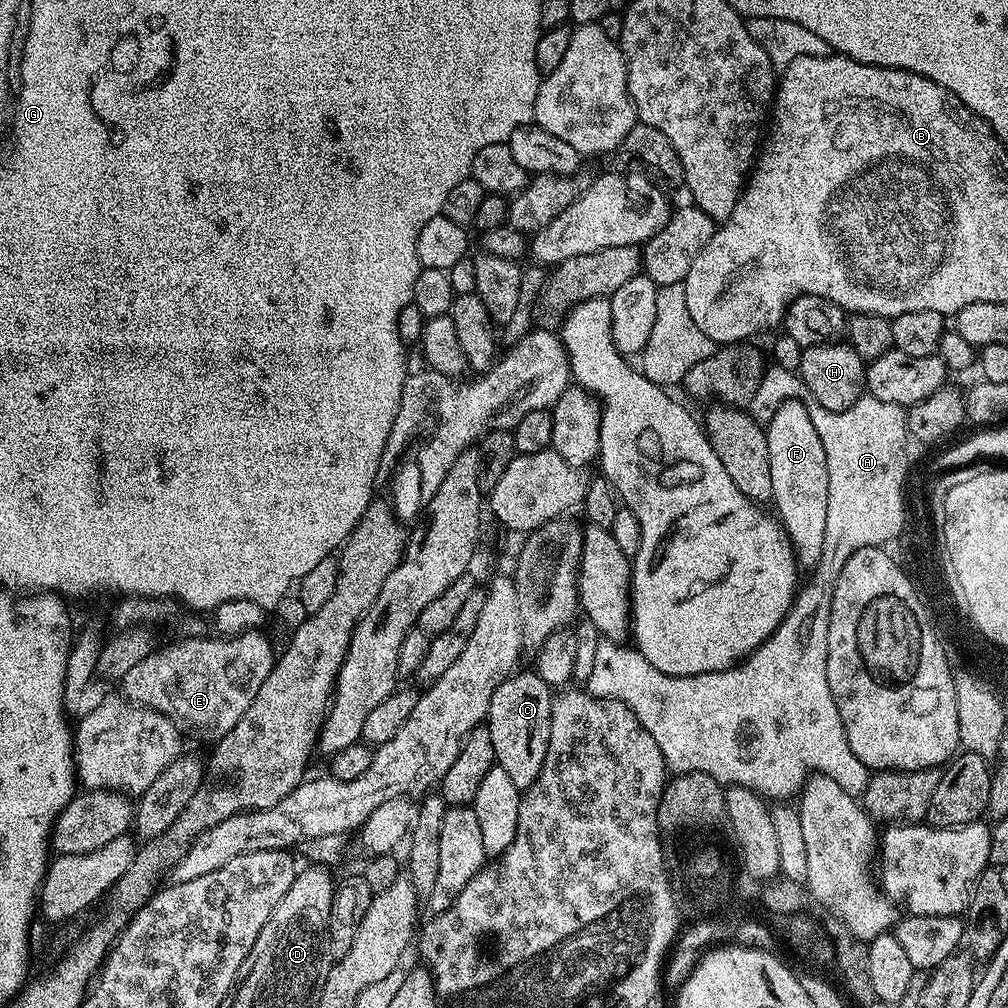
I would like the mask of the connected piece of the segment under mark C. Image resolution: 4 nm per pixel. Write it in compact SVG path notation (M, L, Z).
M520 670L507 676L498 686L498 690L494 690L494 698L490 698L486 727L490 730L490 742L494 742L496 764L502 770L506 770L506 774L510 774L514 786L521 790L529 788L542 770L542 762L546 758L546 746L550 742L550 710L553 695L553 689L535 670L528 672Z

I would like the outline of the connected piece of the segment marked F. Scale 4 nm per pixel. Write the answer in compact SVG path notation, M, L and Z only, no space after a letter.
M803 399L788 400L776 408L776 412L766 422L768 449L770 450L771 503L776 504L775 515L784 525L784 532L796 553L796 562L801 569L811 570L822 558L822 542L826 538L826 498L828 497L828 471L826 452L822 450L822 440L814 422L810 422L808 404Z

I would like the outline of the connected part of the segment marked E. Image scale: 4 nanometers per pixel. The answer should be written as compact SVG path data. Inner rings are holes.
M248 630L232 637L203 636L199 638L179 639L178 643L160 651L151 651L128 673L121 678L121 693L141 707L152 708L170 718L181 733L194 734L210 739L210 742L220 740L230 732L241 720L262 683L269 677L270 670L276 661L276 650L273 650L269 640L260 630Z

